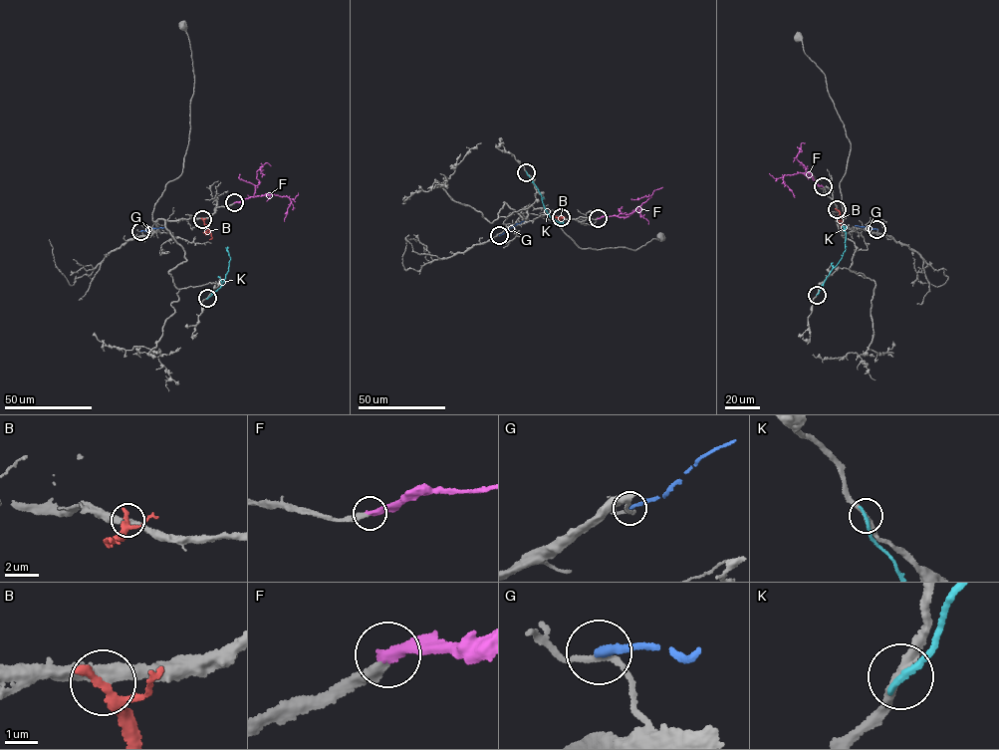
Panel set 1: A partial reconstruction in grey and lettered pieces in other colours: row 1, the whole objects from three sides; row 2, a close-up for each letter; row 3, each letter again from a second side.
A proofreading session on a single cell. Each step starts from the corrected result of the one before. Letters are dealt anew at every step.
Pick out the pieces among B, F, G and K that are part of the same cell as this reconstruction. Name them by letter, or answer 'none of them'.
F

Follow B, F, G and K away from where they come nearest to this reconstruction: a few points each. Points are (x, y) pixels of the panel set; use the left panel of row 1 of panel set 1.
B: (202, 219), (210, 233), (209, 239)
F: (234, 202), (265, 194), (287, 196), (291, 202), (284, 221)
G: (140, 231), (163, 227)
K: (207, 298), (220, 287), (228, 271), (230, 257), (225, 247)

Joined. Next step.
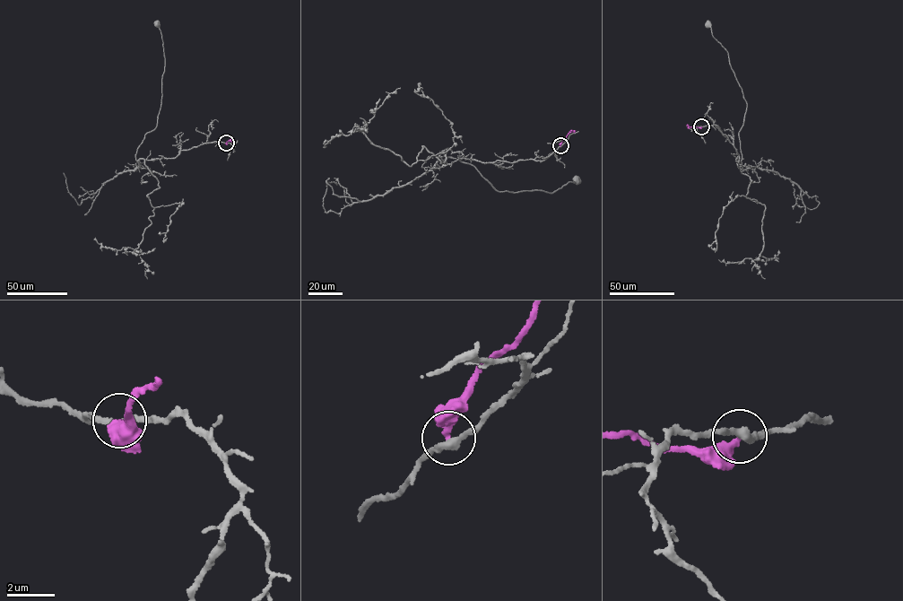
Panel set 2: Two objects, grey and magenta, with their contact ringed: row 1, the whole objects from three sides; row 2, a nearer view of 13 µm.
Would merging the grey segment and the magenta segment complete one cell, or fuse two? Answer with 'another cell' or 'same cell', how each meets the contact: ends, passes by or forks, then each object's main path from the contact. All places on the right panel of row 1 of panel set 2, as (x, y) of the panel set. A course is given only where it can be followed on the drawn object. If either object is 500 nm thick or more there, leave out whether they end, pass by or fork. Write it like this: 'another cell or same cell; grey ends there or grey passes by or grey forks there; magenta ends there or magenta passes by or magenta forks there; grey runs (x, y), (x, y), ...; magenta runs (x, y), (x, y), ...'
another cell; grey passes by; magenta ends there; grey runs (701, 126), (717, 126), (737, 151), (737, 163), (742, 165), (738, 135), (746, 101), (727, 51), (707, 25); magenta runs (701, 126), (686, 125)

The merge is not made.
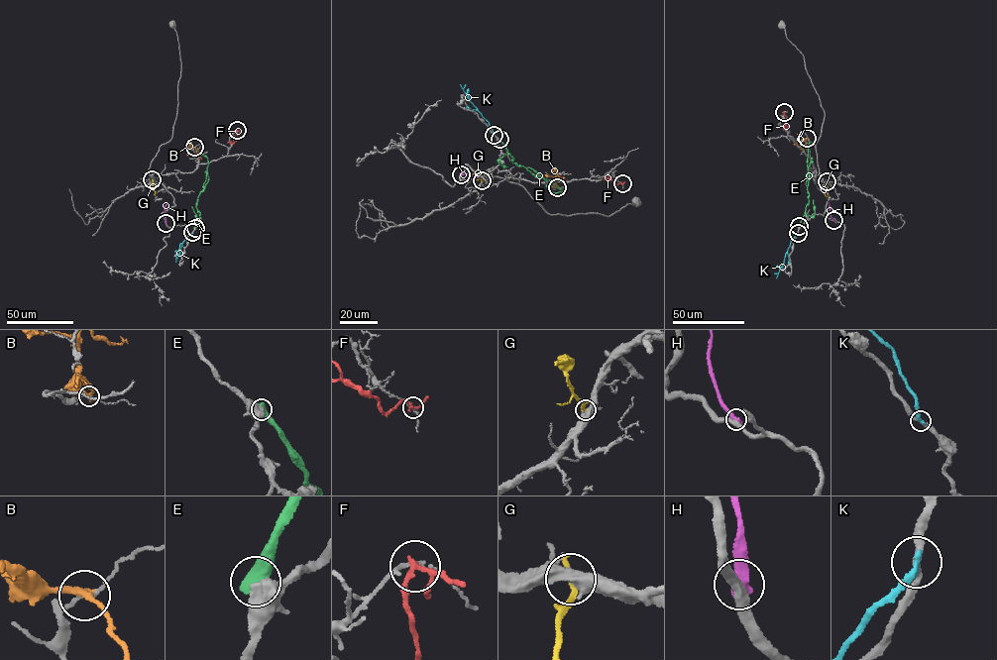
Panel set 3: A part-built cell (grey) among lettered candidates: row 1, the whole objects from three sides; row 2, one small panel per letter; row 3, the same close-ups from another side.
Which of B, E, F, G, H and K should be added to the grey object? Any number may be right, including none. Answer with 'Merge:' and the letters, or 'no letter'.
Merge: no letter

